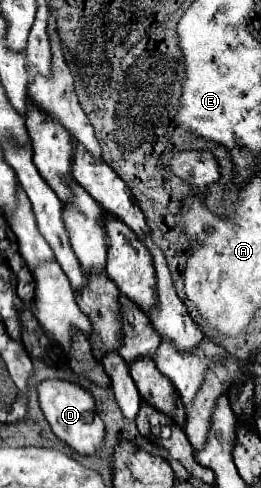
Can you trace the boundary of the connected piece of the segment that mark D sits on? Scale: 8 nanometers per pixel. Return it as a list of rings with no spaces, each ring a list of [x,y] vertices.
[[[45,380],[39,384],[39,406],[57,438],[81,456],[95,456],[105,446],[105,426],[95,410],[95,402],[87,390],[65,380]]]

